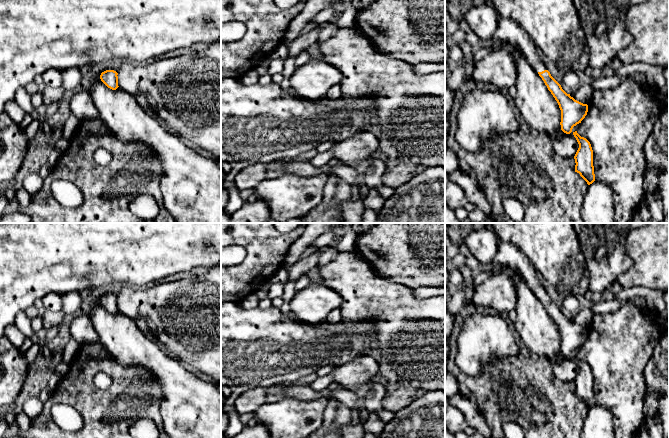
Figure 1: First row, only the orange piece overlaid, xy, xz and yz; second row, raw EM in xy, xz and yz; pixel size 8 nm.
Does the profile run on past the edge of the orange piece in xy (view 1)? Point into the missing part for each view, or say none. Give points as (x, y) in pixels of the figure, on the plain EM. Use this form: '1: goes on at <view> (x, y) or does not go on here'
1: does not go on here

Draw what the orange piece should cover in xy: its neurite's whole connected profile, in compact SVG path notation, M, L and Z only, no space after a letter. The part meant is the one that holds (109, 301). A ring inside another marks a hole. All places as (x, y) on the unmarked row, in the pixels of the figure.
M106 294L101 297L101 305L110 313L116 314L118 310L118 297L114 294Z

